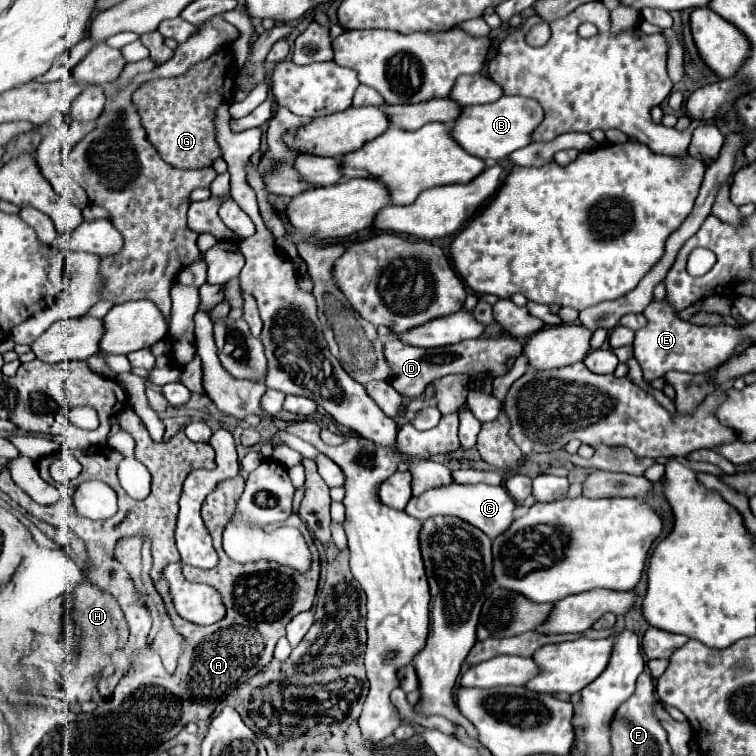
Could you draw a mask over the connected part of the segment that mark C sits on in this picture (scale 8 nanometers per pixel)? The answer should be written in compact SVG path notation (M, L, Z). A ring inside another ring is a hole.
M447 484L439 488L431 488L423 492L421 496L413 496L409 504L405 506L405 512L421 522L433 516L455 516L459 520L465 520L467 524L483 530L489 538L499 536L503 528L511 524L515 518L515 500L507 496L507 490L503 486L487 486L487 484Z

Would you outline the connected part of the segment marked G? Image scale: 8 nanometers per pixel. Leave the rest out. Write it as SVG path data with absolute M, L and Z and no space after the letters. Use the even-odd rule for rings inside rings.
M221 48L215 56L211 56L211 60L205 60L203 64L191 68L187 76L179 76L177 80L151 80L137 88L133 104L137 104L139 108L147 138L167 164L181 168L203 168L205 164L213 164L213 160L221 156L215 142L213 112L219 104L227 102L233 96L237 72L233 49L229 52L227 48ZM227 78L228 94L223 96Z

